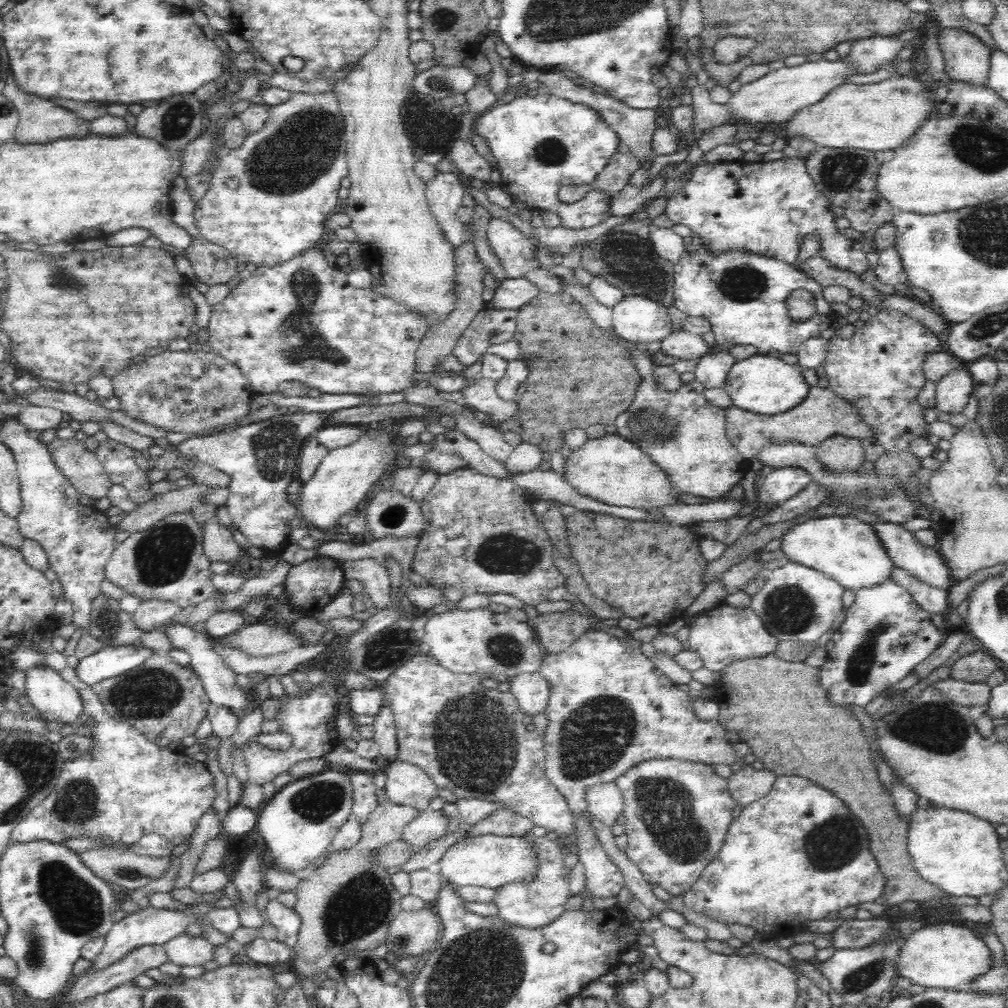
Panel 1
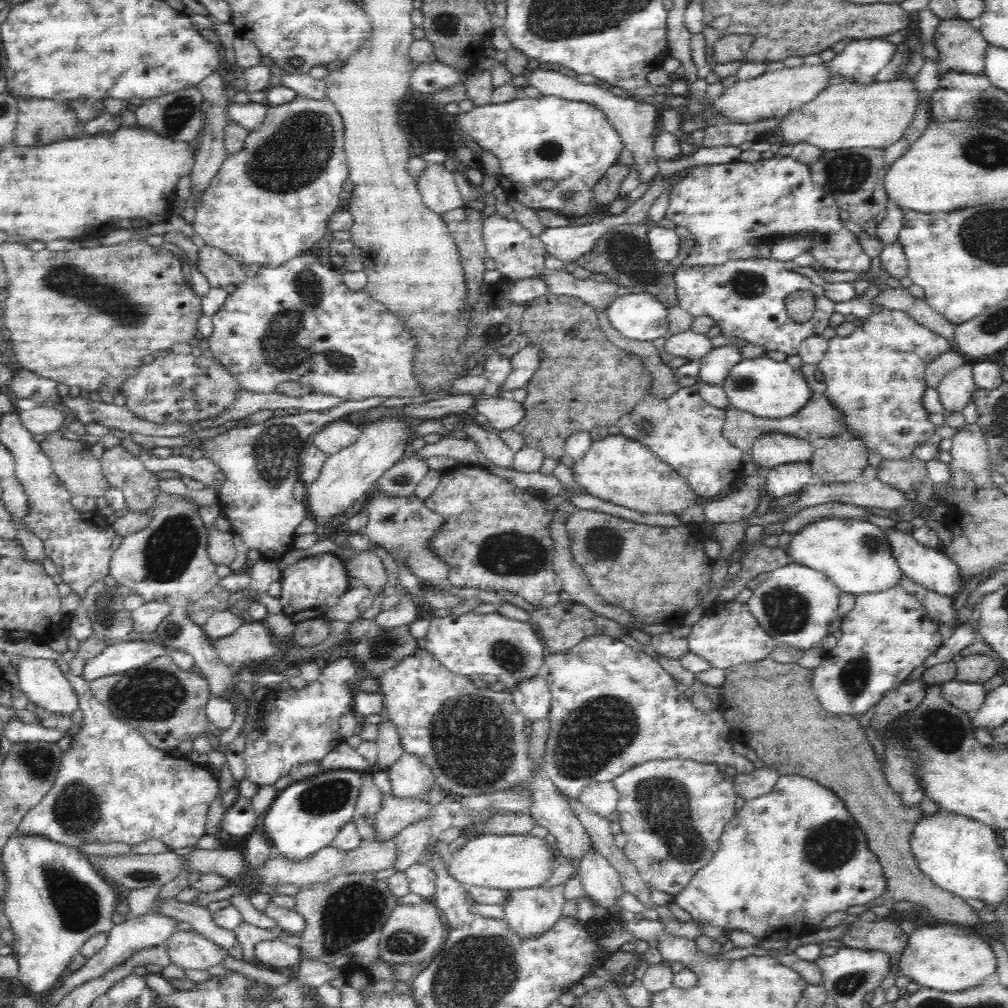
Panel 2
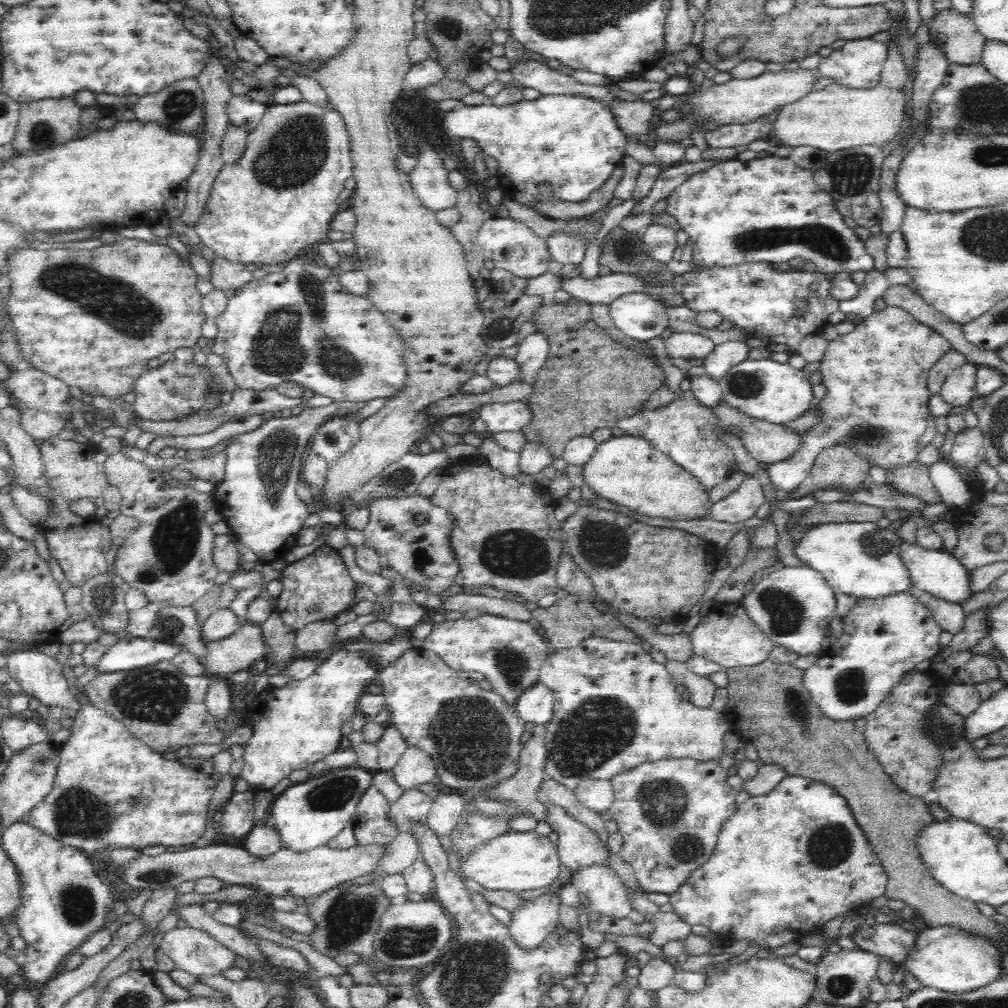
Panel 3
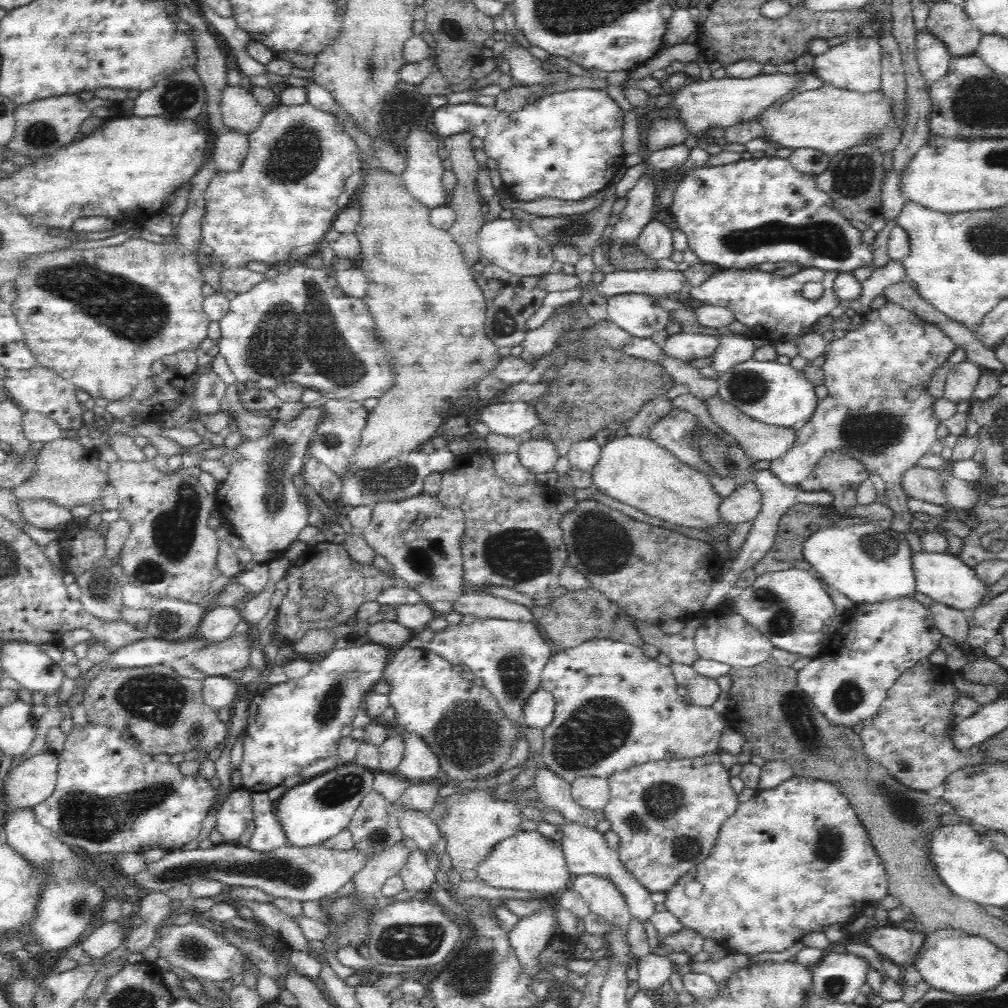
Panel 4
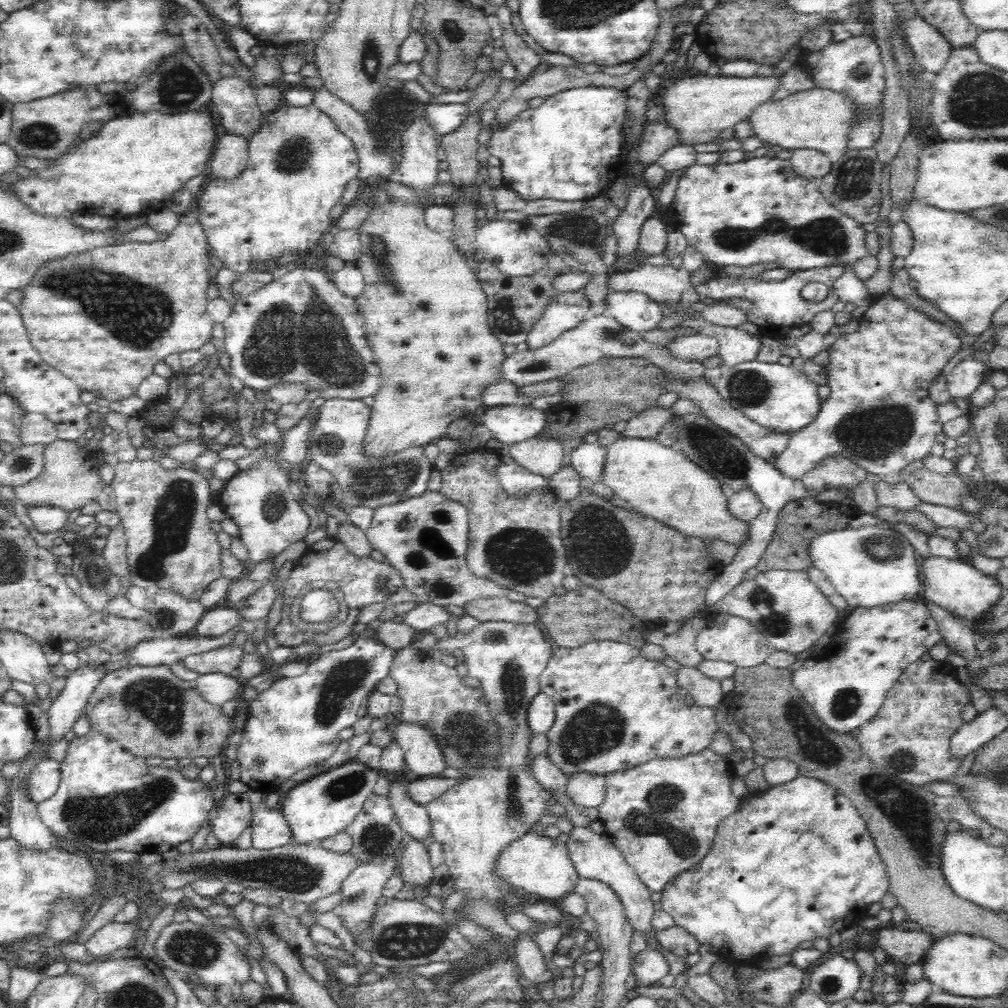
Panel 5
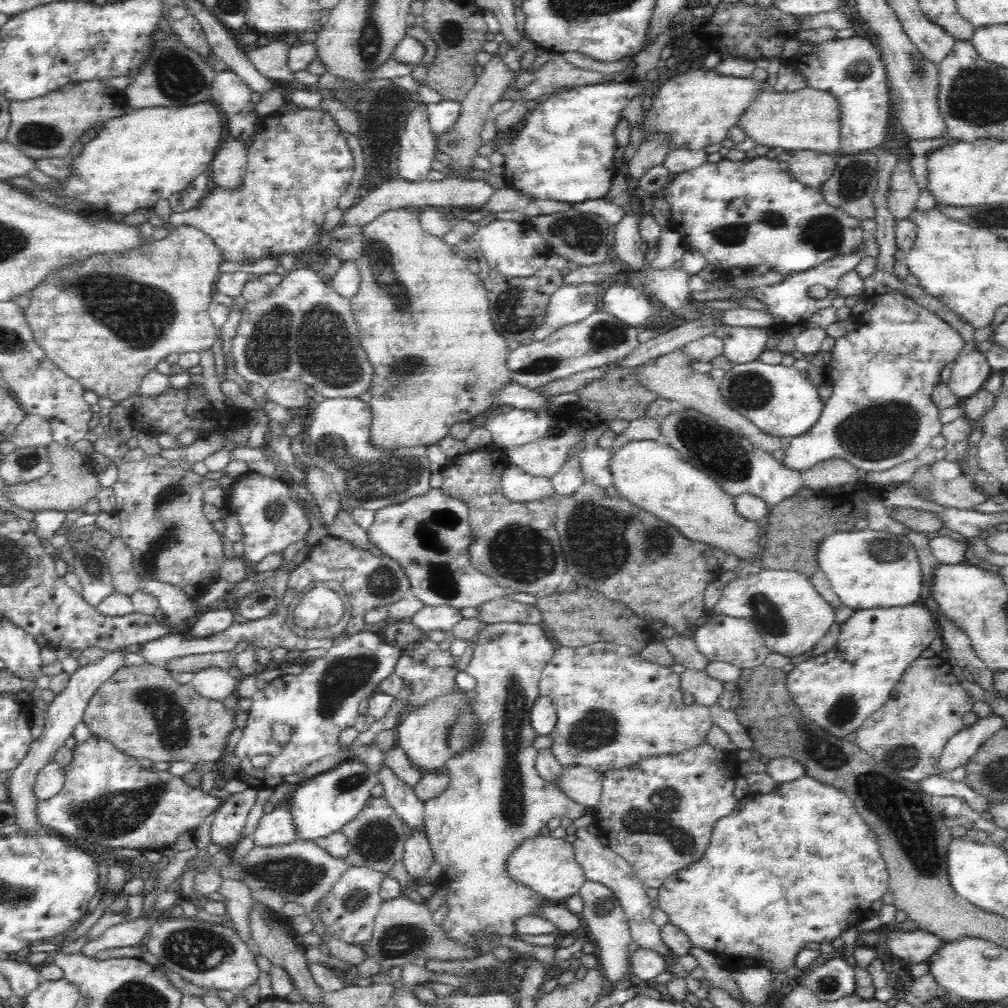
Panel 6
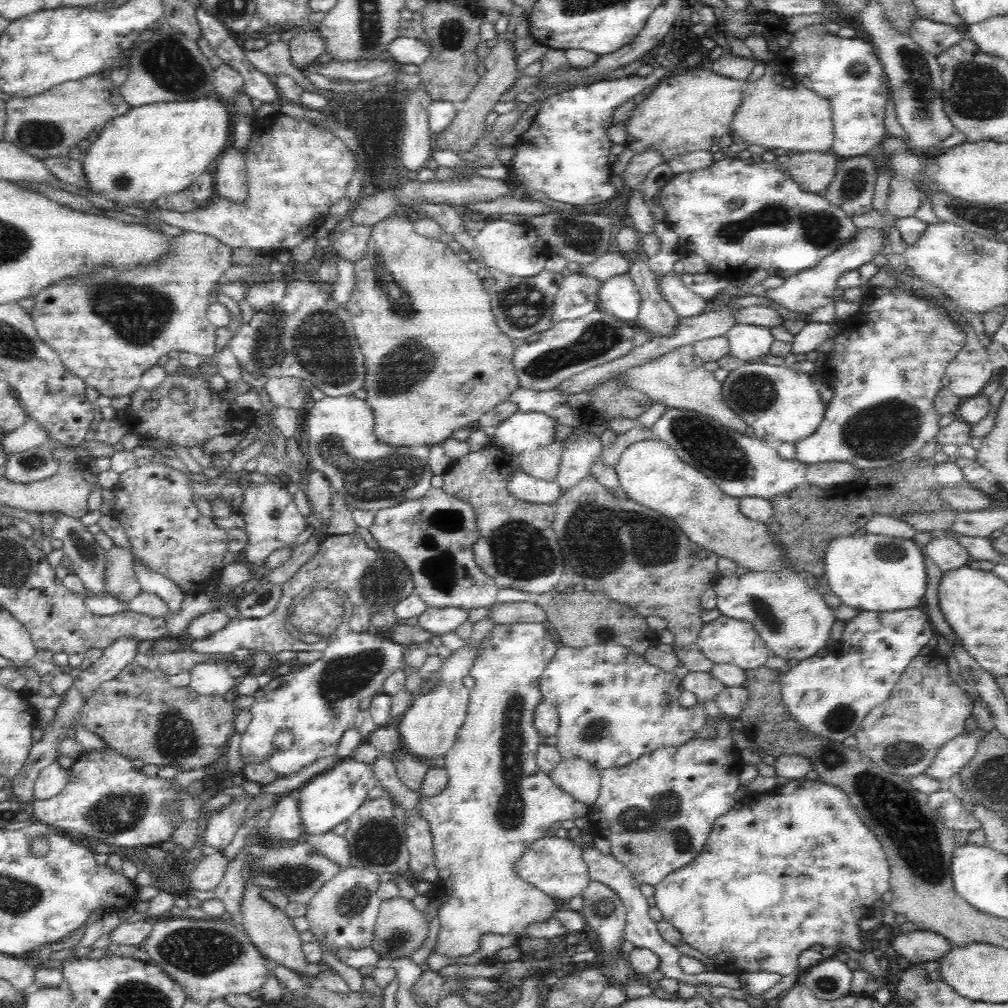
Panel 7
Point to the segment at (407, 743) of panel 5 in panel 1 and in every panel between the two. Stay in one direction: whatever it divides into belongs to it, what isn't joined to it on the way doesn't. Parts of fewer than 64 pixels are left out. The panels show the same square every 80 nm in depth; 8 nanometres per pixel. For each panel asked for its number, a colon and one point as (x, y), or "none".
1: (407, 784)
2: (411, 778)
3: (415, 767)
4: (419, 764)

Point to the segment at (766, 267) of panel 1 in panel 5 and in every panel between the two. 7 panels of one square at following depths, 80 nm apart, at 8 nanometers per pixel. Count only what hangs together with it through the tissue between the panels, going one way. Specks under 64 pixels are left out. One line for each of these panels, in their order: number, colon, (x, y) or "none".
2: (746, 297)
3: (777, 306)
4: (757, 298)
5: (778, 308)

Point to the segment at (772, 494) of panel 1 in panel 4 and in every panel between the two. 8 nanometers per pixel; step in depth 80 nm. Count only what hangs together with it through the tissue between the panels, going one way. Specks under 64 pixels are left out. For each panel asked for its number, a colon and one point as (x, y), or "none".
2: (788, 478)
3: (876, 403)
4: (878, 410)

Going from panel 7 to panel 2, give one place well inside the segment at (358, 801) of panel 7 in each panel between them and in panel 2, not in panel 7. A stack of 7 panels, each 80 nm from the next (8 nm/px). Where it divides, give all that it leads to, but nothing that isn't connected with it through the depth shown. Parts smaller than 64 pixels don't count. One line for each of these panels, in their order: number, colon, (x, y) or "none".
2: (305, 817)
3: (309, 814)
4: (314, 811)
5: (322, 807)
6: (320, 807)

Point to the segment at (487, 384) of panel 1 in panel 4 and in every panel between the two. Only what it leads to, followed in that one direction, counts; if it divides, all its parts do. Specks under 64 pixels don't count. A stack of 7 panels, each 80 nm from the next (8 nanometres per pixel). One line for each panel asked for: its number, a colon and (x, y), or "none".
2: (498, 414)
3: (510, 416)
4: (516, 419)

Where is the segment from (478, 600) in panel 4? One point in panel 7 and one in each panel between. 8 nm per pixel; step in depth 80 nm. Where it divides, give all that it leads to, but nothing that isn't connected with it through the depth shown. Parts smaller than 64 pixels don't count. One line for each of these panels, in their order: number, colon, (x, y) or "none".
5: (498, 609)
6: (501, 610)
7: (517, 612)

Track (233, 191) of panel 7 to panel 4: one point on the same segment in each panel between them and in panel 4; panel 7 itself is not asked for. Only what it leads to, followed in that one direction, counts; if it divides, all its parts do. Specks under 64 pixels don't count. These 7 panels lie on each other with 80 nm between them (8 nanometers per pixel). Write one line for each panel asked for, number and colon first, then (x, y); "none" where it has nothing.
4: (229, 149)
5: (229, 158)
6: (228, 168)

